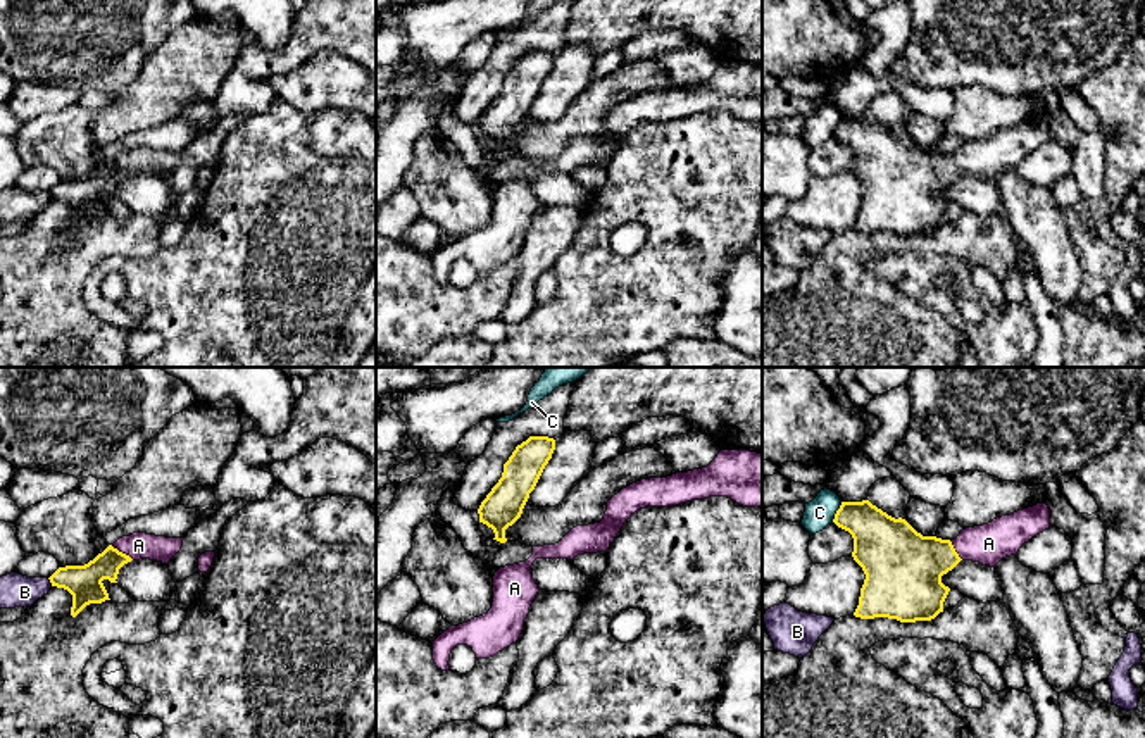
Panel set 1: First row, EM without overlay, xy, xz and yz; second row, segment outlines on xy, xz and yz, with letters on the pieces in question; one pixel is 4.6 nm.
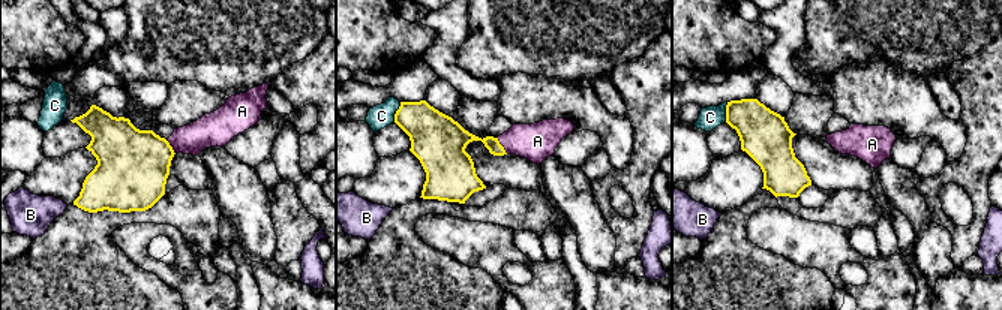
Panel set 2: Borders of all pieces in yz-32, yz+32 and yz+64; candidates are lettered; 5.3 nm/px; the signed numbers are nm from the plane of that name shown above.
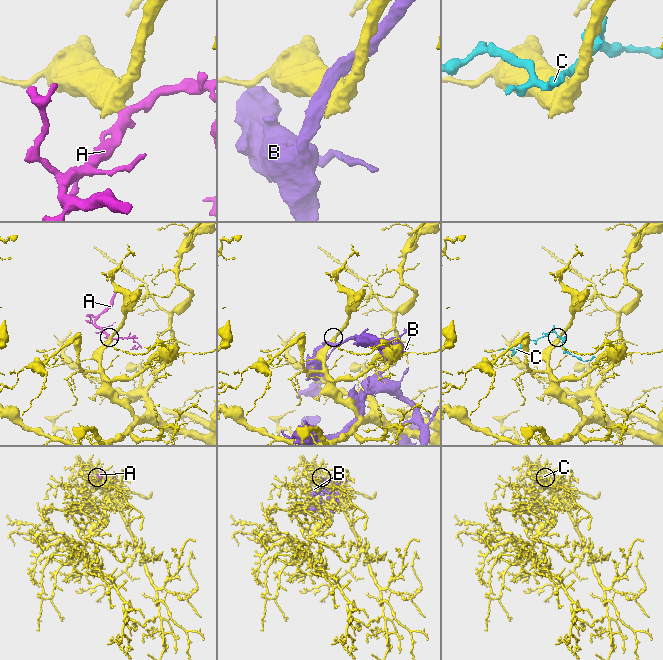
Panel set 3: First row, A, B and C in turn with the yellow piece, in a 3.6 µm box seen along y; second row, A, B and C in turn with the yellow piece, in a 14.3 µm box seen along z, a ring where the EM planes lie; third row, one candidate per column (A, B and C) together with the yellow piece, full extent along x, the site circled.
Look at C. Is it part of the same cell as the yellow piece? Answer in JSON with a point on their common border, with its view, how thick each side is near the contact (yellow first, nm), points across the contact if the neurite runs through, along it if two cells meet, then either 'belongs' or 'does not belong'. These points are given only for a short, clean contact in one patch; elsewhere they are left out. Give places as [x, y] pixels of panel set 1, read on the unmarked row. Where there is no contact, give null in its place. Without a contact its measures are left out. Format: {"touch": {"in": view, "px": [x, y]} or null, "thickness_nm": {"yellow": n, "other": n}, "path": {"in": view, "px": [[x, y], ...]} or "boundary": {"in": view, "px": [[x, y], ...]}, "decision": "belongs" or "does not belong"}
{"touch": {"in": "yz", "px": [837, 126]}, "thickness_nm": {"yellow": 260, "other": 140}, "boundary": {"in": "yz", "px": [[842, 116], [832, 135]]}, "decision": "does not belong"}

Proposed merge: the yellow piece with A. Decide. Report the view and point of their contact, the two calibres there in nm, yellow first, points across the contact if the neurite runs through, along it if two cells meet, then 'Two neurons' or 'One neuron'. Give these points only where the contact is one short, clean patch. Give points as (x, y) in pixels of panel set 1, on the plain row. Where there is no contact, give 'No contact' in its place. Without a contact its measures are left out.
Touches yellow at xy (121, 166). Thickness 160 nm (yellow) against 130 nm. Path across: xy (85, 197), (121, 166), (138, 159). One neuron

